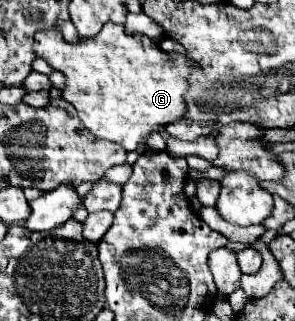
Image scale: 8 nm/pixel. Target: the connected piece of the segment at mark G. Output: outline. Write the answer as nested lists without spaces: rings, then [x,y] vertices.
[[[106,23],[98,37],[80,39],[76,45],[66,43],[54,29],[38,31],[34,35],[34,51],[66,75],[62,97],[78,109],[86,129],[100,139],[122,145],[126,151],[146,145],[150,133],[162,131],[166,123],[182,119],[188,111],[184,95],[188,77],[198,63],[186,55],[162,51],[150,39],[128,37],[122,25]]]

